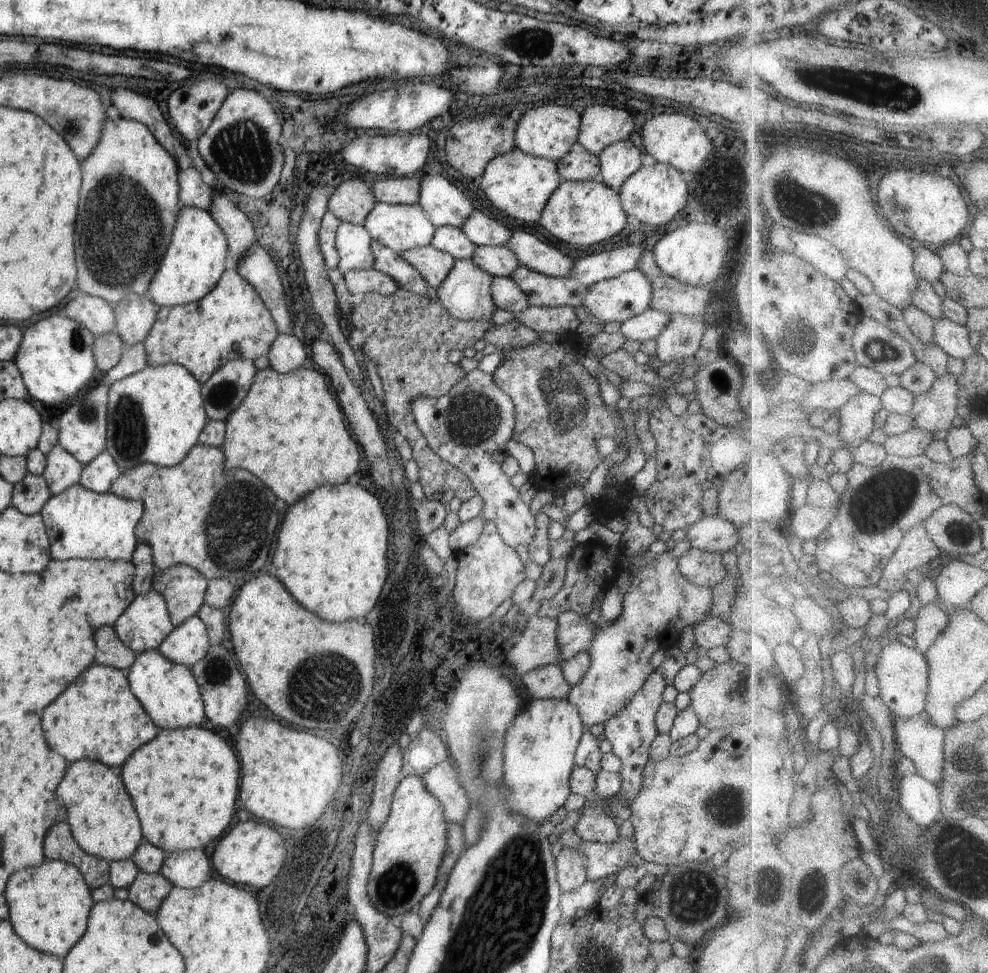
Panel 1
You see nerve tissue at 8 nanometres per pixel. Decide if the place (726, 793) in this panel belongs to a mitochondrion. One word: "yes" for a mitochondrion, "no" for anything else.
yes

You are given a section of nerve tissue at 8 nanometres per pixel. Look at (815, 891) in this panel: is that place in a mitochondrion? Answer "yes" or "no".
yes

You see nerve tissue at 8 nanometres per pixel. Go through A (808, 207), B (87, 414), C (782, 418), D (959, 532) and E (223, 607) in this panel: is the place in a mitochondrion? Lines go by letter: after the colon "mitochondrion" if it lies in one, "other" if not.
A: mitochondrion
B: mitochondrion
C: other
D: mitochondrion
E: other

